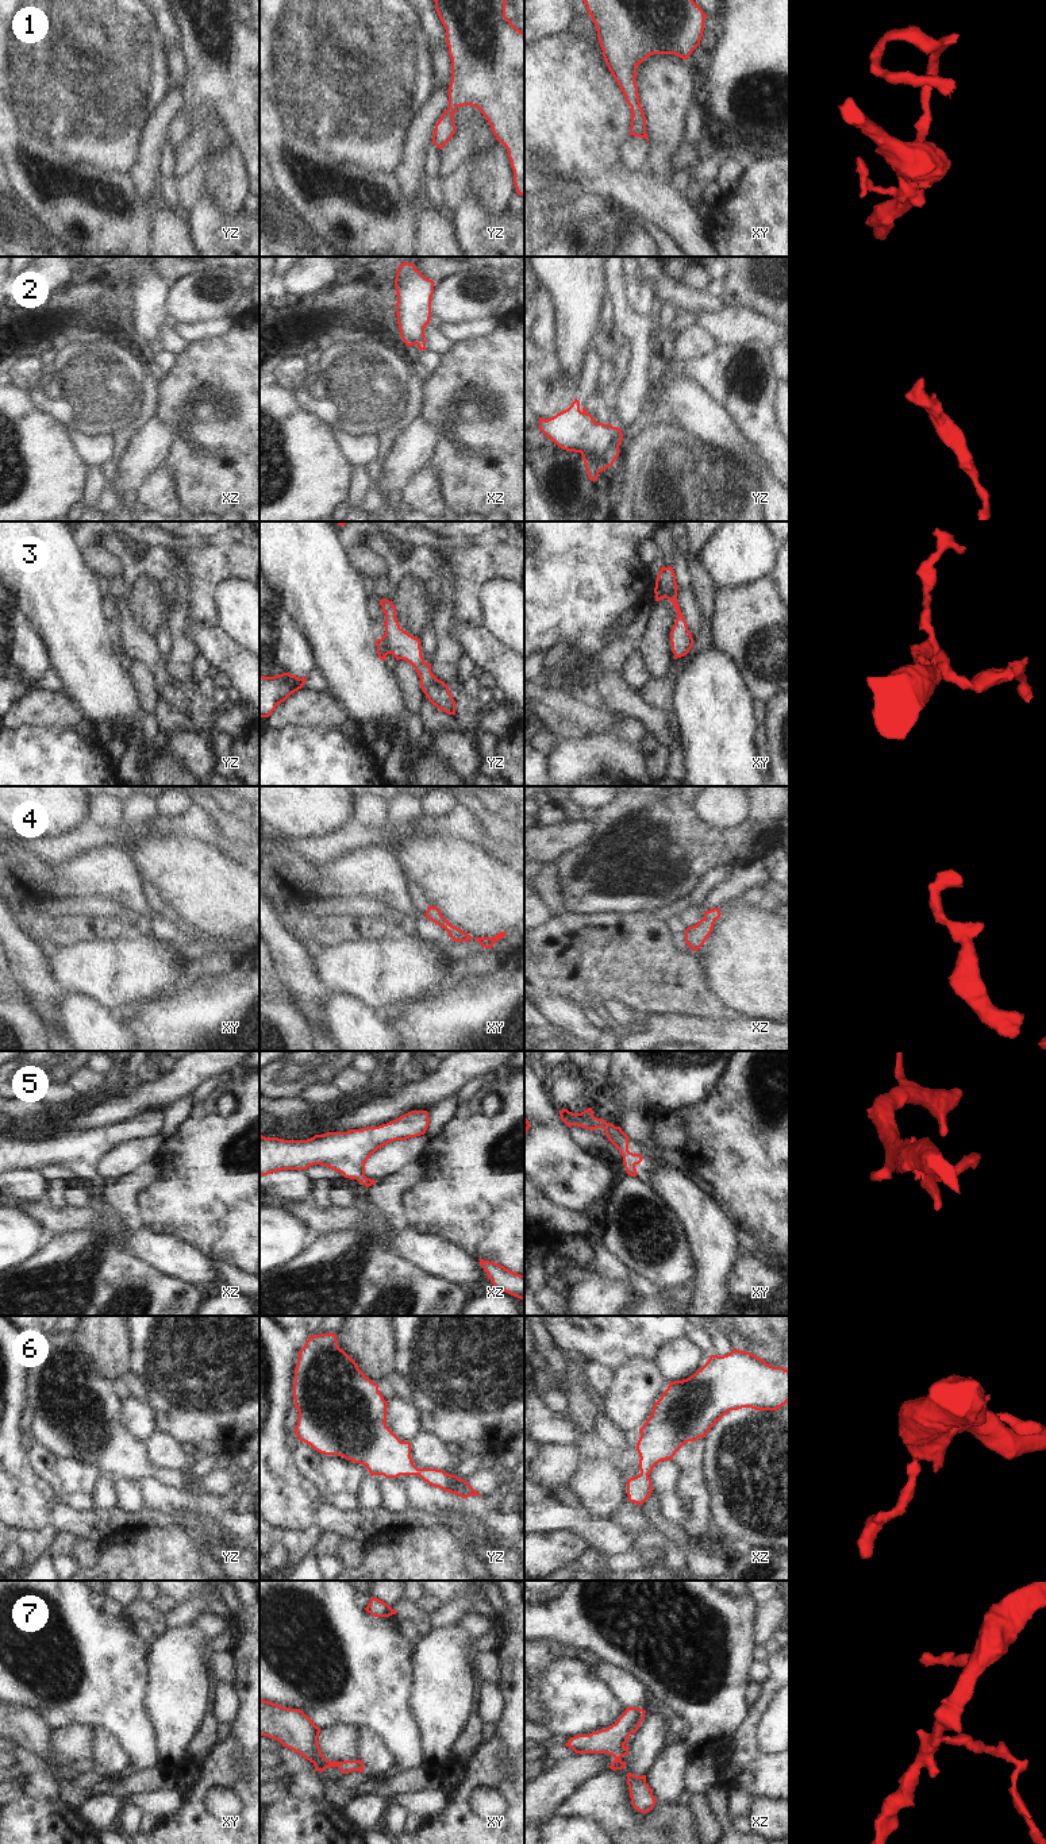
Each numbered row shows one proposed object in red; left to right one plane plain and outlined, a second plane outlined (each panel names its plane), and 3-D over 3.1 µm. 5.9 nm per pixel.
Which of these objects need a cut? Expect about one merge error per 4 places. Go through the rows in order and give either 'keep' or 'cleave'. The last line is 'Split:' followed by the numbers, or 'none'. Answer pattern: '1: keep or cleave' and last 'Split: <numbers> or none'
1: keep
2: keep
3: keep
4: keep
5: keep
6: keep
7: keep
Split: none

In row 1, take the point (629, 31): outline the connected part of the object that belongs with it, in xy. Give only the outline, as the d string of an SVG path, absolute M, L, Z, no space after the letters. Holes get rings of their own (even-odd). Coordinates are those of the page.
M582 0L587 5L588 15L592 18L596 31L597 31L597 39L600 43L600 47L603 50L603 57L605 59L605 63L612 73L615 81L618 82L620 91L623 92L627 104L631 107L631 127L630 127L630 135L645 138L649 145L647 134L646 134L646 116L643 113L643 109L641 107L639 95L638 95L638 86L635 82L637 77L637 66L642 63L647 57L653 54L674 54L682 59L687 61L687 58L692 54L692 51L700 45L703 31L704 31L704 20L707 15L703 12L703 9L693 1L693 0Z

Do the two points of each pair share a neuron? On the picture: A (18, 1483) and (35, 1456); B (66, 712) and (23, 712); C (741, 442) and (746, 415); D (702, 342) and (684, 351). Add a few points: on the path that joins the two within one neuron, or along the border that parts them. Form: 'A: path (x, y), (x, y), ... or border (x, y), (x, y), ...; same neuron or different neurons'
A: border (26, 1452), (30, 1467), (50, 1489); different neurons
B: path (56, 712), (34, 712); same neuron
C: border (723, 405), (761, 457); different neurons
D: path (698, 342), (688, 347); same neuron

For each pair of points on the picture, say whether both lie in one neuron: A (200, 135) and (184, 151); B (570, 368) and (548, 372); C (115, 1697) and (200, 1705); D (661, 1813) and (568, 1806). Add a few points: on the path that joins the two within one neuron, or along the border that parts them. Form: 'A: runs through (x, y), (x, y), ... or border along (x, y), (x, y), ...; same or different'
A: runs through (196, 139), (188, 147); same
B: border along (553, 346), (560, 368), (577, 381); different
C: border along (149, 1669), (147, 1710), (157, 1729); different
D: runs through (638, 1820), (622, 1820), (608, 1806), (591, 1806); same

